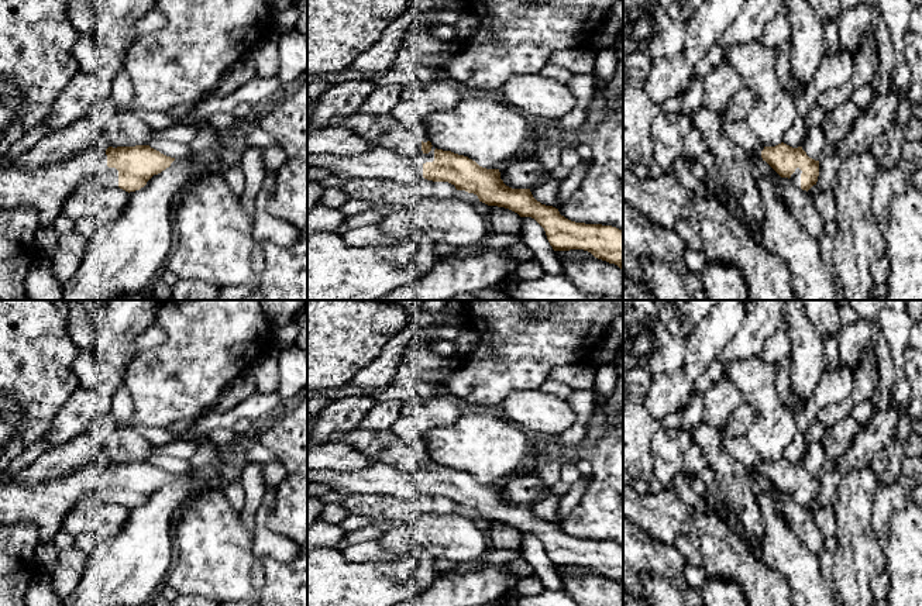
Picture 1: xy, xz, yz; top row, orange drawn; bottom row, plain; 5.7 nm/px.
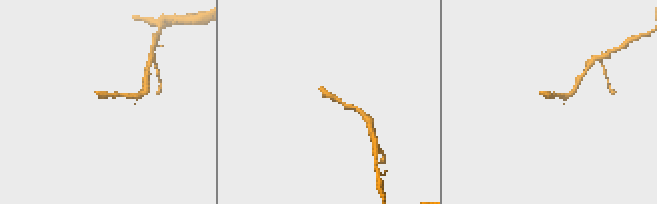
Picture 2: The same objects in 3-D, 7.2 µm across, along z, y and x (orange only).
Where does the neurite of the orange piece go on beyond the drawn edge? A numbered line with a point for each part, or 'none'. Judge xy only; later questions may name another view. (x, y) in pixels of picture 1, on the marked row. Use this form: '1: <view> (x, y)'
1: xy (45, 190)

